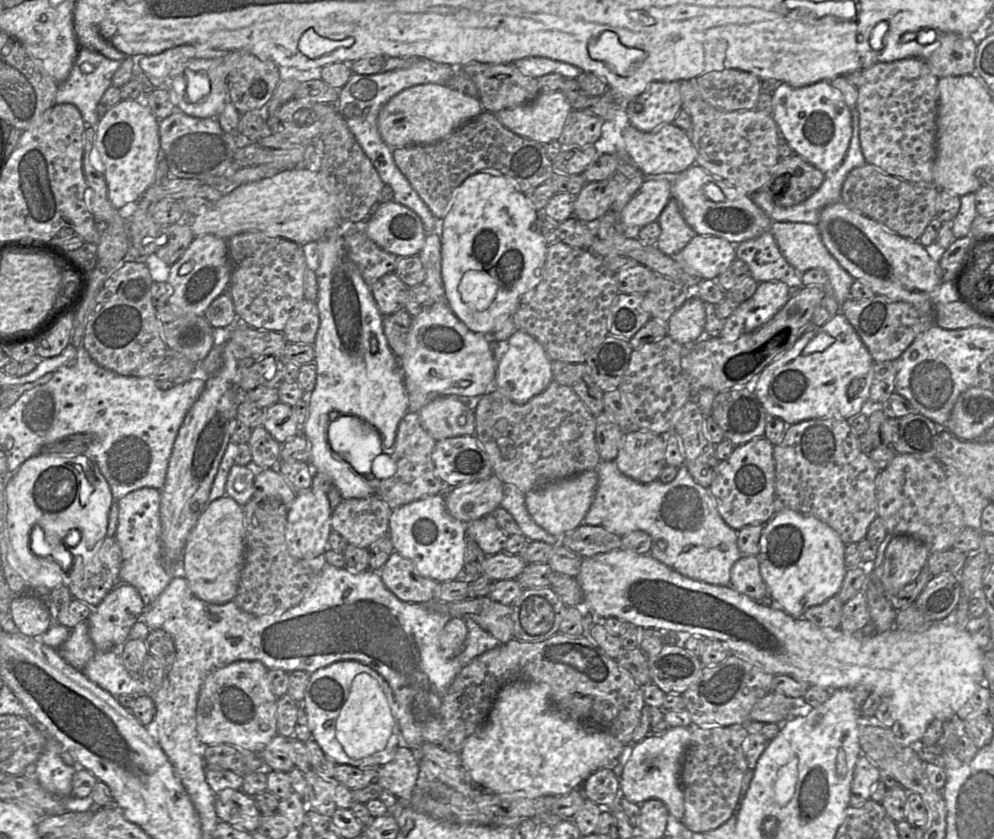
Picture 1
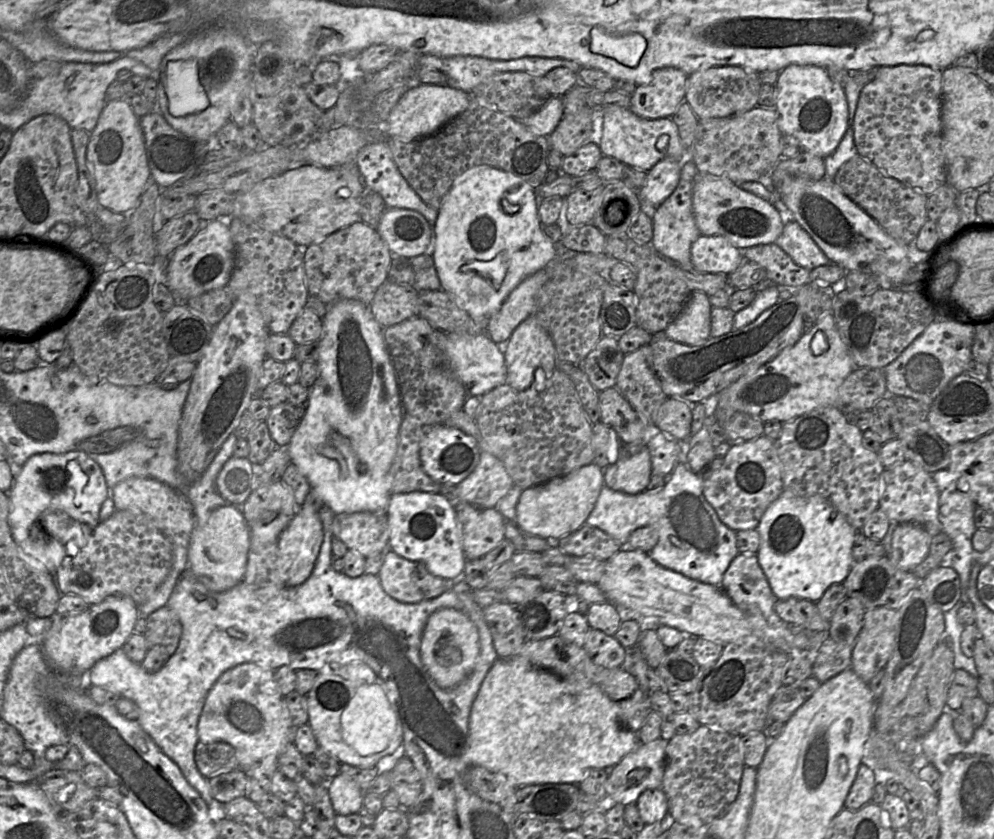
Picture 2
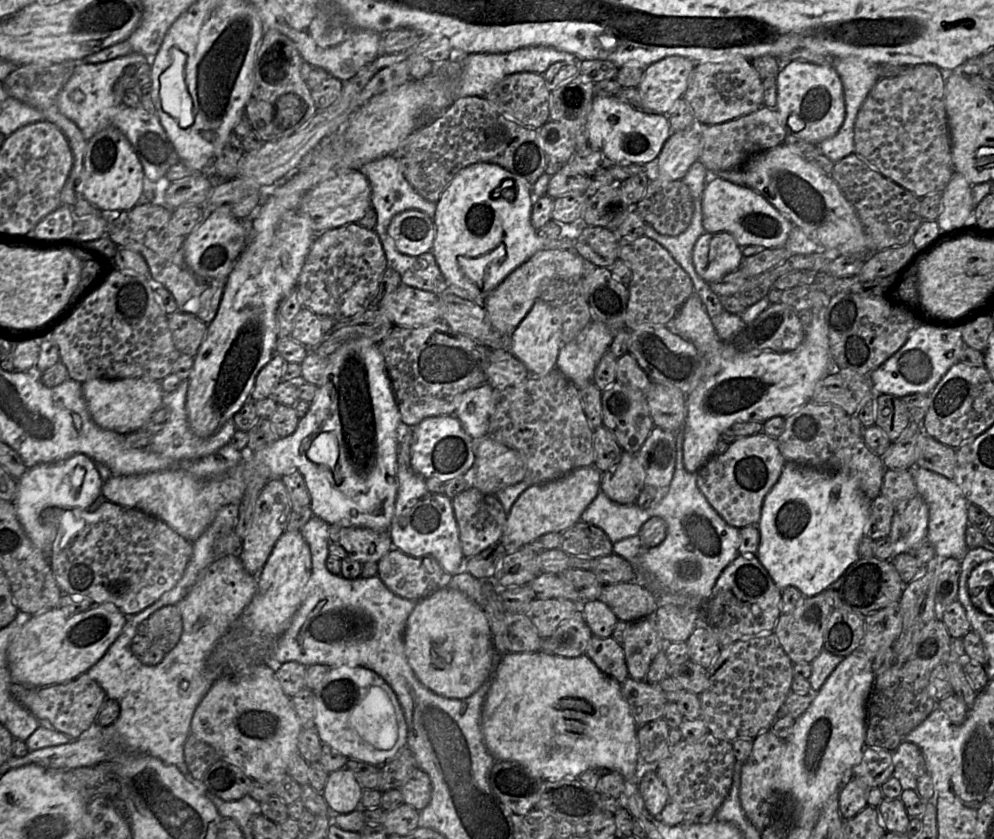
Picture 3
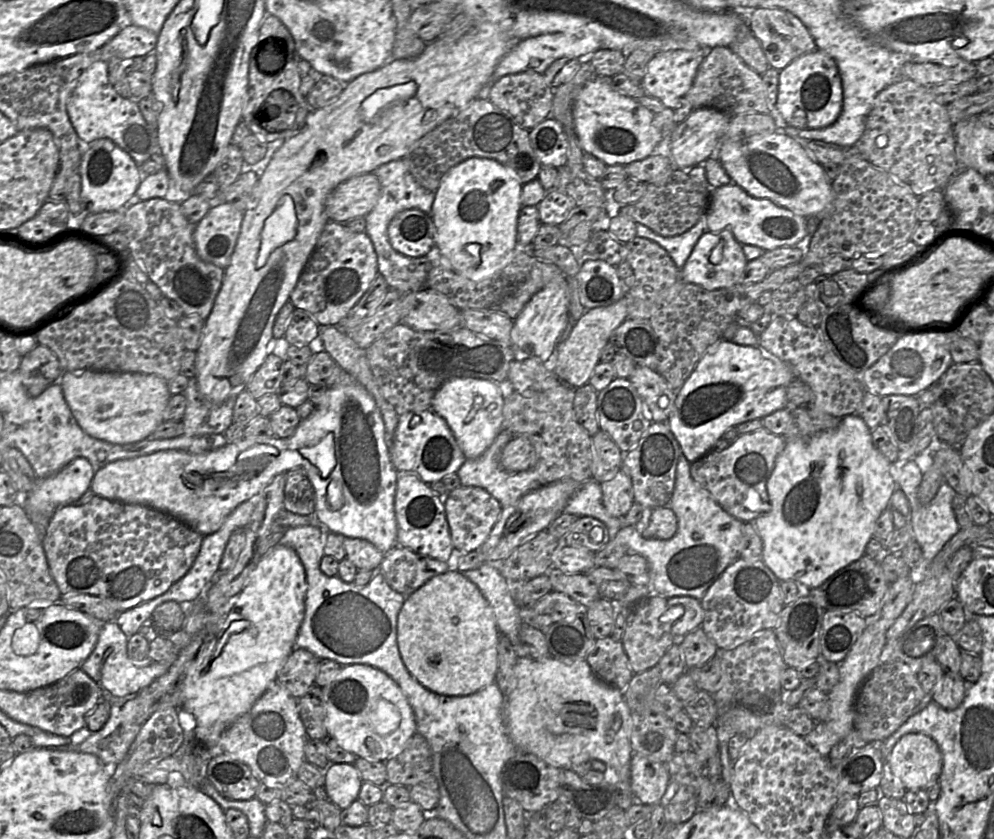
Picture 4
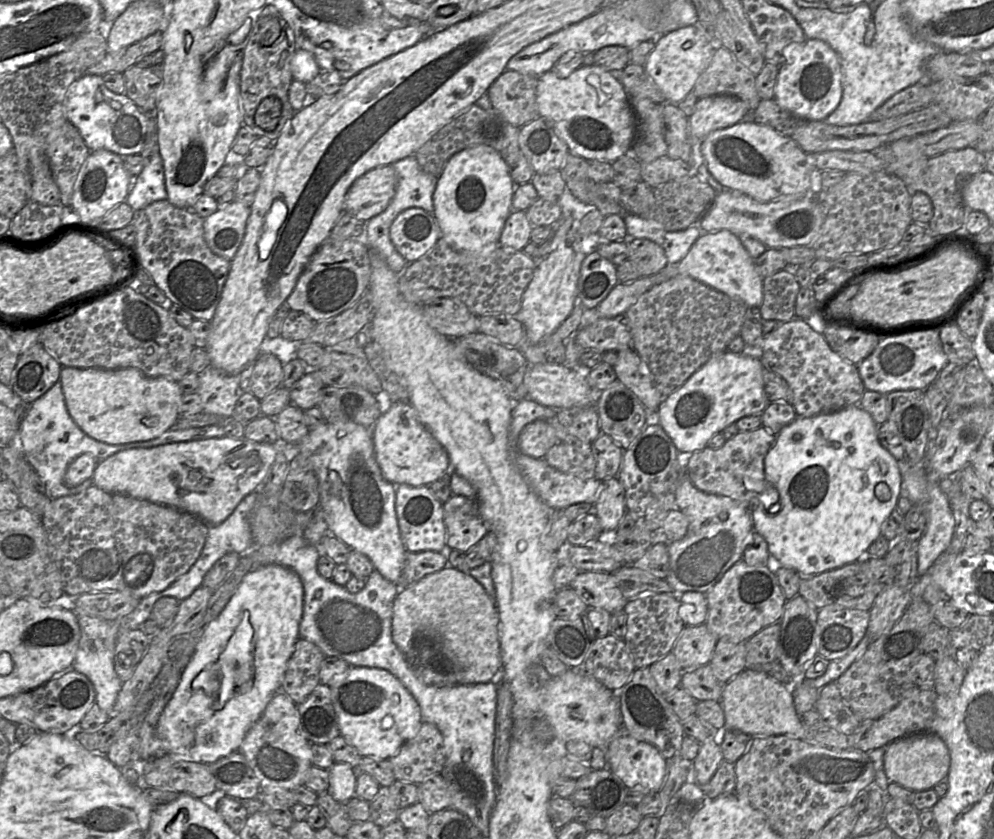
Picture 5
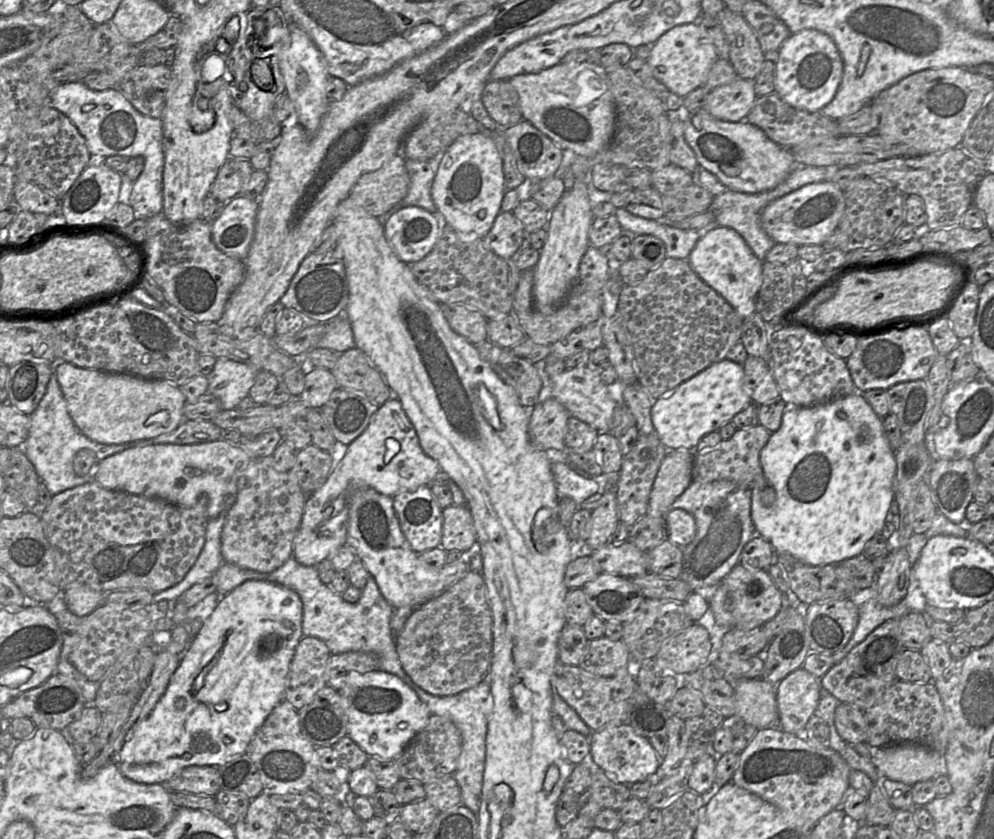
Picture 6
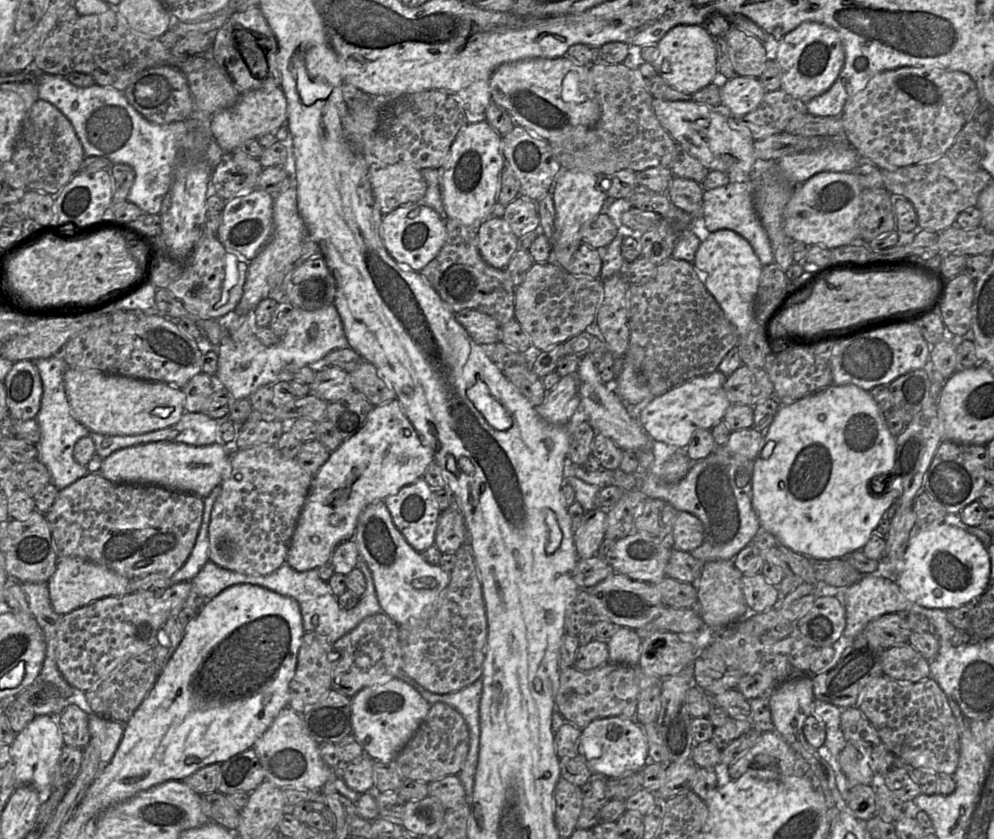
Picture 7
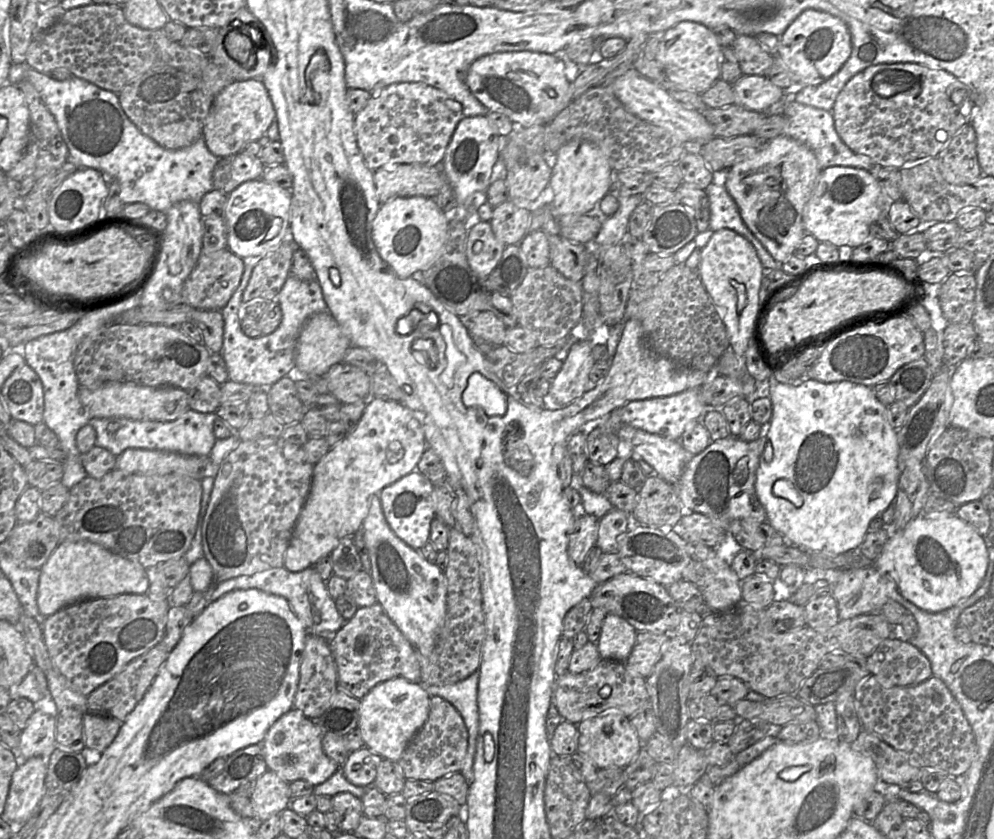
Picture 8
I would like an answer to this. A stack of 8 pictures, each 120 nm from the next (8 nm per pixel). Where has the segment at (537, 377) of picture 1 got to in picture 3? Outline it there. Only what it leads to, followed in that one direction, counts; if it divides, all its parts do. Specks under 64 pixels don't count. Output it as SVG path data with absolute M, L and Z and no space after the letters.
M537 299L530 311L508 337L508 350L526 367L531 377L542 377L556 368L562 346L559 315L547 302Z

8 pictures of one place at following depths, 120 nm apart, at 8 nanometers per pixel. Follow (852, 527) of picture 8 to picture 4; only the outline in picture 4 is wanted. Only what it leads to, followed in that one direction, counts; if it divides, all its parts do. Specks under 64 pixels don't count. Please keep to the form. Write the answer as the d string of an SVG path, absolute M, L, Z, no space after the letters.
M852 414L843 417L839 425L832 430L824 431L810 438L798 438L786 441L785 448L777 456L774 469L766 483L771 509L753 521L753 525L763 542L761 559L779 581L793 580L804 590L817 588L837 571L865 555L866 545L874 537L876 520L883 510L890 505L890 498L896 490L896 483L890 474L891 463L875 448L871 433L872 430L866 425L864 420L858 414Z

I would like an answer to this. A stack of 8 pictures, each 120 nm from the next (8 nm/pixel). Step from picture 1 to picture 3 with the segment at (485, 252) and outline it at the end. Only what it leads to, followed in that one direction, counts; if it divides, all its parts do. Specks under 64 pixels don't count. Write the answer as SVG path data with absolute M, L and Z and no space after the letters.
M478 162L461 169L442 192L436 203L433 218L435 226L431 252L448 284L465 290L475 302L482 302L487 294L498 286L513 270L530 259L540 250L574 249L575 240L564 237L557 240L543 239L531 224L531 209L537 197L528 181L501 166Z

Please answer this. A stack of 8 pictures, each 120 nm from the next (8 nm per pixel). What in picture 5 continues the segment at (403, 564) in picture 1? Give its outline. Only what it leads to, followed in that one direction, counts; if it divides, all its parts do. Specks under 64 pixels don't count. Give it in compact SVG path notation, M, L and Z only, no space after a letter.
M447 545L442 552L423 551L406 554L405 565L397 584L400 588L406 588L424 577L442 570L449 564L448 554L451 548Z

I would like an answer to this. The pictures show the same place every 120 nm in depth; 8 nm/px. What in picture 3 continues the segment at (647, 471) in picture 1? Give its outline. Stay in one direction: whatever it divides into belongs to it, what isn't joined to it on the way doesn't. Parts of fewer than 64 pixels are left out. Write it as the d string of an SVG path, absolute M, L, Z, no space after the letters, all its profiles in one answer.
M622 452L620 461L609 471L602 472L600 491L618 504L635 503L645 487L644 470L635 454Z

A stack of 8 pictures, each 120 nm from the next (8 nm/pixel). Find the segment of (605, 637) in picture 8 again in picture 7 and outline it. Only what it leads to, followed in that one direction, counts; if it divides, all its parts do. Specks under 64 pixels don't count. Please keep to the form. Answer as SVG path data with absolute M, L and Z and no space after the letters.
M617 627L606 643L609 662L637 667L641 653L641 638L636 630Z

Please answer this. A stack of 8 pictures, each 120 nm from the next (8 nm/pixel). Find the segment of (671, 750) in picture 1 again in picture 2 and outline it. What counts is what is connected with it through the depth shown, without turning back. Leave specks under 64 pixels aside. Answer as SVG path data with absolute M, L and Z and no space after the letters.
M659 738L647 744L640 743L636 749L614 766L614 770L605 782L606 795L611 803L636 804L639 796L645 790L662 788L668 742Z

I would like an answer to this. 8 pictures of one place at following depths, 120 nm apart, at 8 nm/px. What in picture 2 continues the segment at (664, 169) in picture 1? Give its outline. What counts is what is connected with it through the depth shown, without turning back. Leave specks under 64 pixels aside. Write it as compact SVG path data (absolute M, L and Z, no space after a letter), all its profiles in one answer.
M616 105L602 106L603 133L599 148L604 156L610 156L624 164L649 171L664 158L685 161L689 151L683 146L676 124L671 118L645 119L629 108Z

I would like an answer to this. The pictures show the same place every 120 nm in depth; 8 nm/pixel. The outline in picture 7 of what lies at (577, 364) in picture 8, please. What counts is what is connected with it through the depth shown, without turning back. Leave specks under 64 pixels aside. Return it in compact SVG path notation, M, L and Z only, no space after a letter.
M567 374L561 377L551 390L545 390L543 402L535 408L546 422L564 425L577 411L579 403L577 377L575 374Z

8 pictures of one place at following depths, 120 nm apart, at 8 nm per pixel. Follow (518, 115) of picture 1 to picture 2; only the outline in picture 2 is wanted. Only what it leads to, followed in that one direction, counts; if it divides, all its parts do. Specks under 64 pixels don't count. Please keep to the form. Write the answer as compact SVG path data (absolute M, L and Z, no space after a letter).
M551 96L535 113L520 120L532 132L540 136L549 136L564 116L562 97Z

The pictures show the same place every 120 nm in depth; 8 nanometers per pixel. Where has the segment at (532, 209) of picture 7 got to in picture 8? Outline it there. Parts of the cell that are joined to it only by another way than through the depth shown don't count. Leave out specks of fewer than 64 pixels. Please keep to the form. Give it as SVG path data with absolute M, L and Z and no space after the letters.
M511 200L493 208L490 222L496 238L505 245L520 243L528 233L531 211Z

